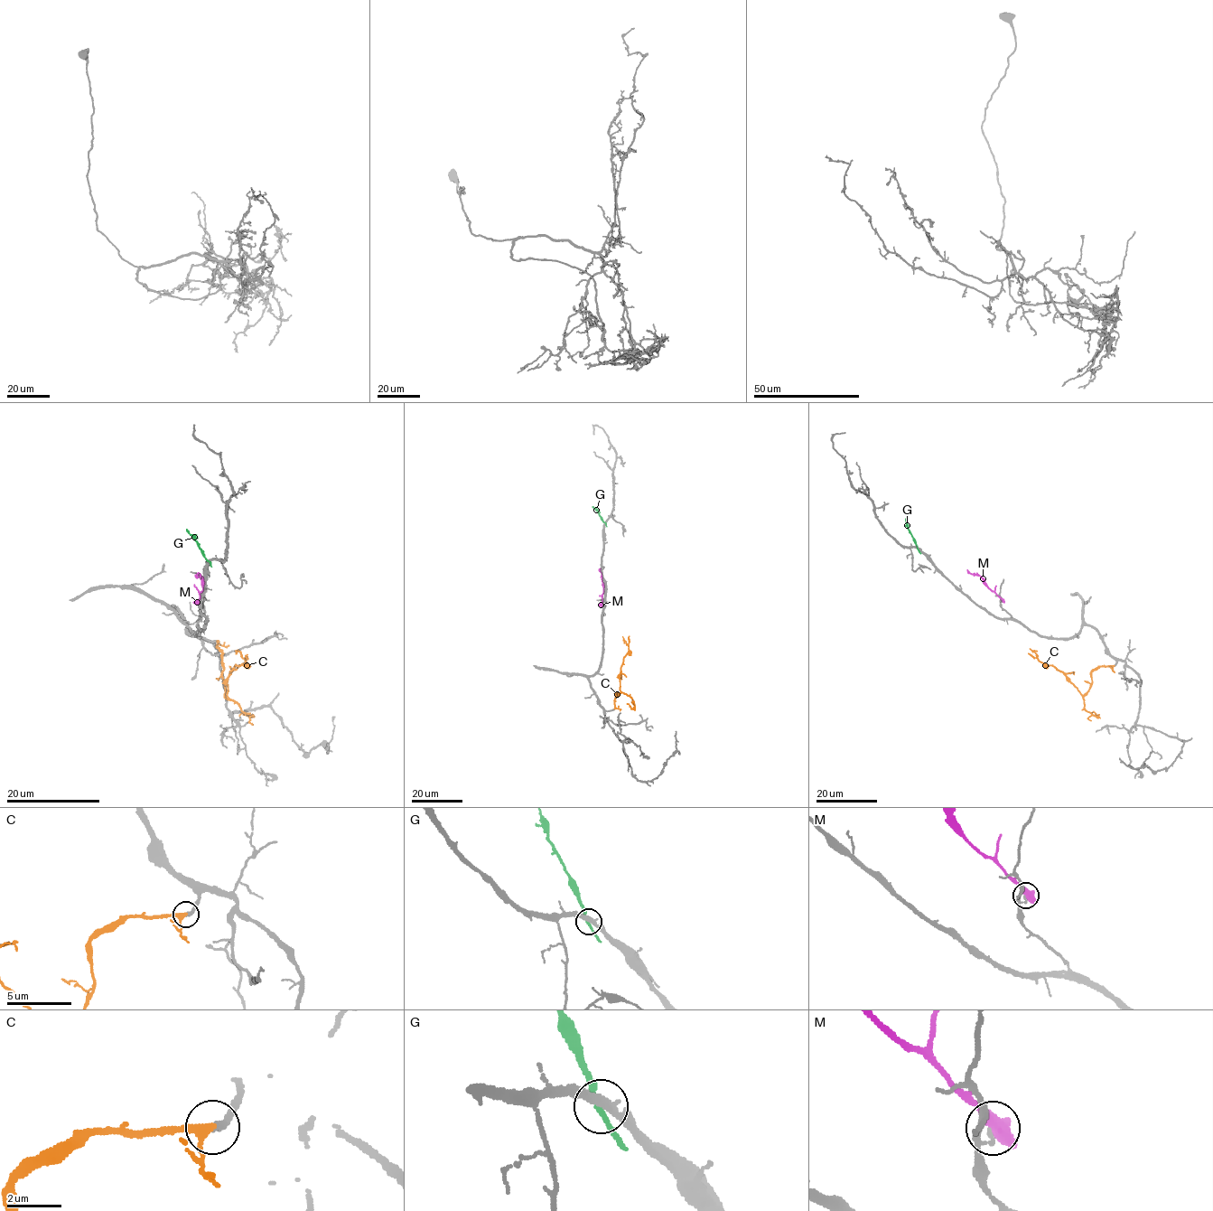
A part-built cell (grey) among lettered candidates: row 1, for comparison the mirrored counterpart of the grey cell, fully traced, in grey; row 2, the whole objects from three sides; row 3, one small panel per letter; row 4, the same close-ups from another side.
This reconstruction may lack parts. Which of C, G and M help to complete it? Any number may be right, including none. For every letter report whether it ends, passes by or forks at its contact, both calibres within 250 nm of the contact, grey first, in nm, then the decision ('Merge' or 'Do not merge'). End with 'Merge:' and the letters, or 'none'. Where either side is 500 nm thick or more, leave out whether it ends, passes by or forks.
C: It passes by. Thickness 260 nm (grey) against 280 nm. Merge
G: It passes by. Thickness 300 nm (grey) against 170 nm. Do not merge
M: Thickness 110 nm (grey) against 700 nm. Do not merge
Merge: C

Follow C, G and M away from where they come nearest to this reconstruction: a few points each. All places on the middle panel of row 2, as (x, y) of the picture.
C: (614, 708), (614, 698), (620, 692), (619, 674), (628, 652), (622, 636)
G: (605, 522), (592, 506)
M: (601, 604), (603, 592), (601, 568)

